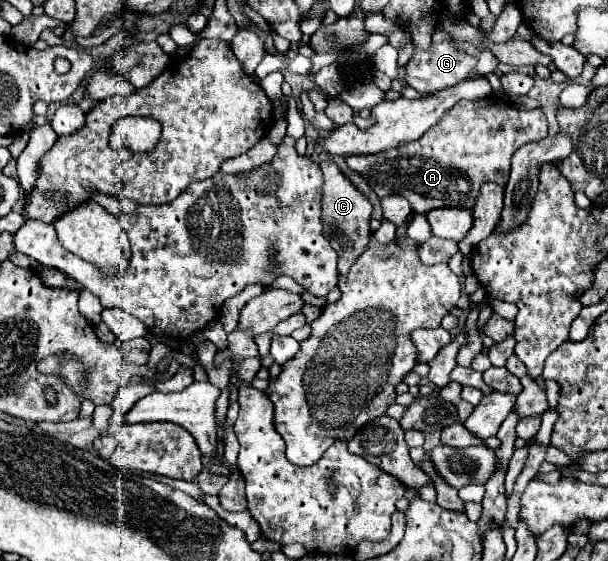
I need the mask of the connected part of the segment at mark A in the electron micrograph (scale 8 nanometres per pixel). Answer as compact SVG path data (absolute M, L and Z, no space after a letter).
M495 95L479 101L459 101L453 109L447 111L439 125L433 125L421 139L401 143L395 149L387 149L371 155L349 155L347 165L357 171L377 193L379 199L387 195L401 195L411 203L413 213L427 215L431 209L439 207L461 207L471 209L479 195L479 187L487 181L505 185L511 169L513 153L533 141L547 137L547 119L541 109L519 111L509 101L503 101Z

